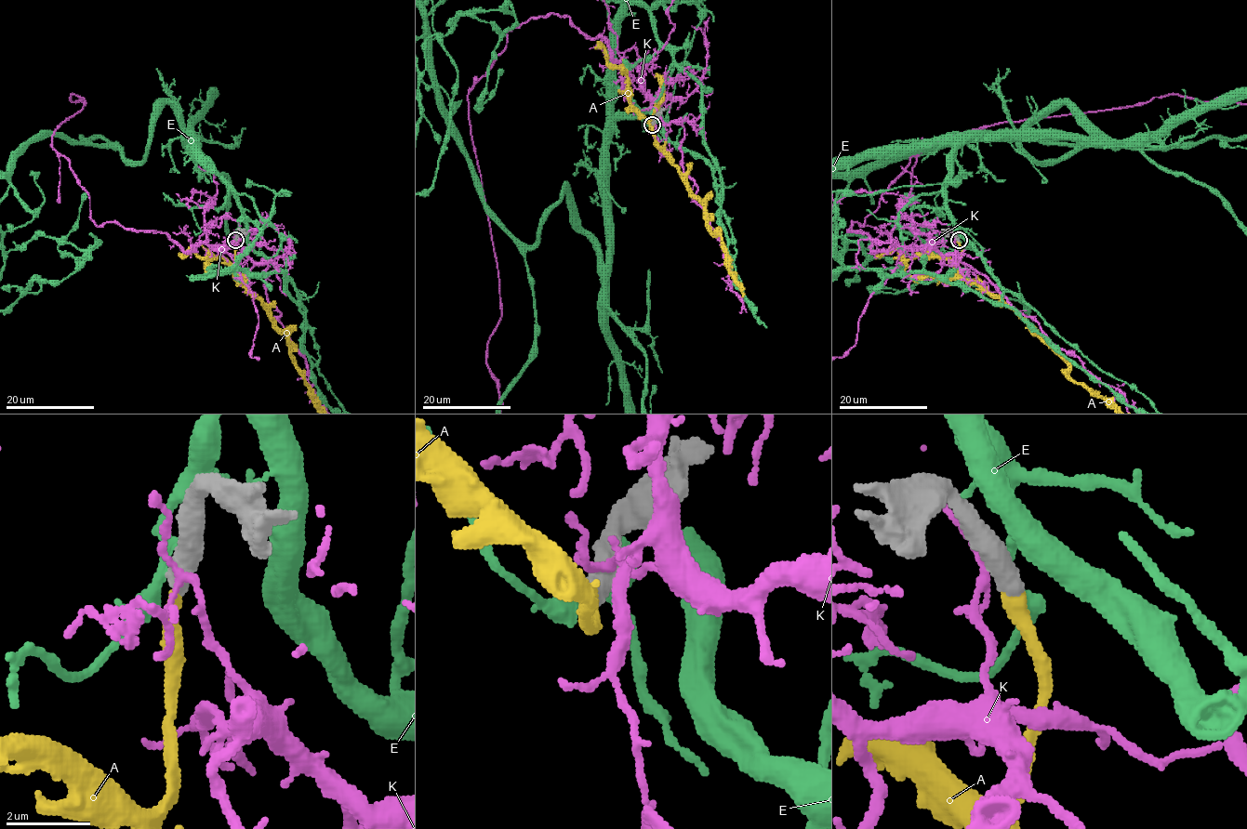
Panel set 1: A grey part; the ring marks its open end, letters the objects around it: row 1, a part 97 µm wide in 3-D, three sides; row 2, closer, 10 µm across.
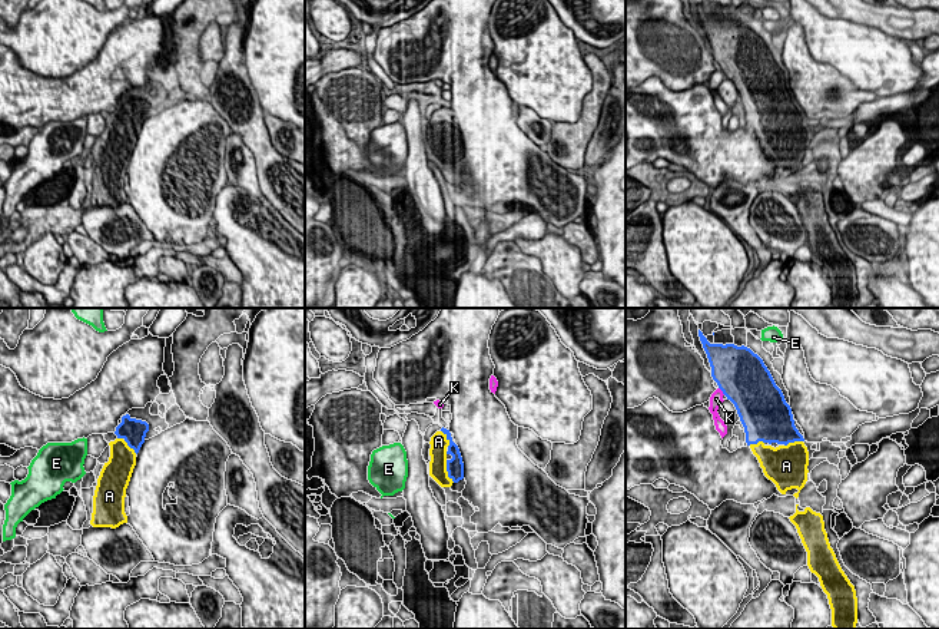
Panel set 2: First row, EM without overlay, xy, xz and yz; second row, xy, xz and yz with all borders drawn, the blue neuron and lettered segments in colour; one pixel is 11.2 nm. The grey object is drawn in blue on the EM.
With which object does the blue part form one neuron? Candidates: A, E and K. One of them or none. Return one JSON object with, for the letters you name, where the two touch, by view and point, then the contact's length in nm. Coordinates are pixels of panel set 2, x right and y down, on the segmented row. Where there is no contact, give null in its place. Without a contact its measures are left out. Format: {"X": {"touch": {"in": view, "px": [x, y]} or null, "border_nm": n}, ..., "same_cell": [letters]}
{"A": {"touch": {"in": "xz", "px": [448, 472]}, "border_nm": 280}, "same_cell": ["A"]}

